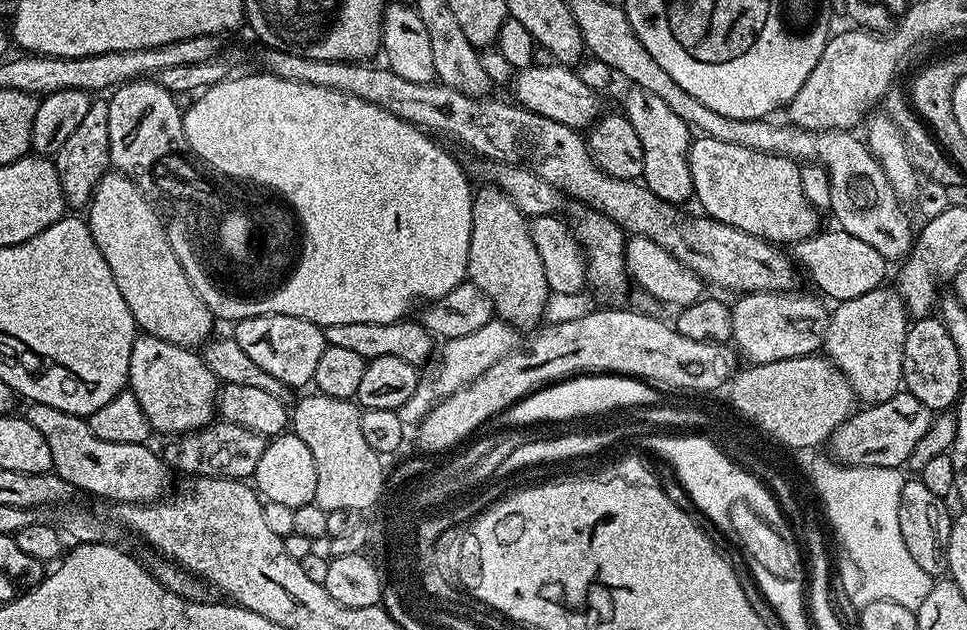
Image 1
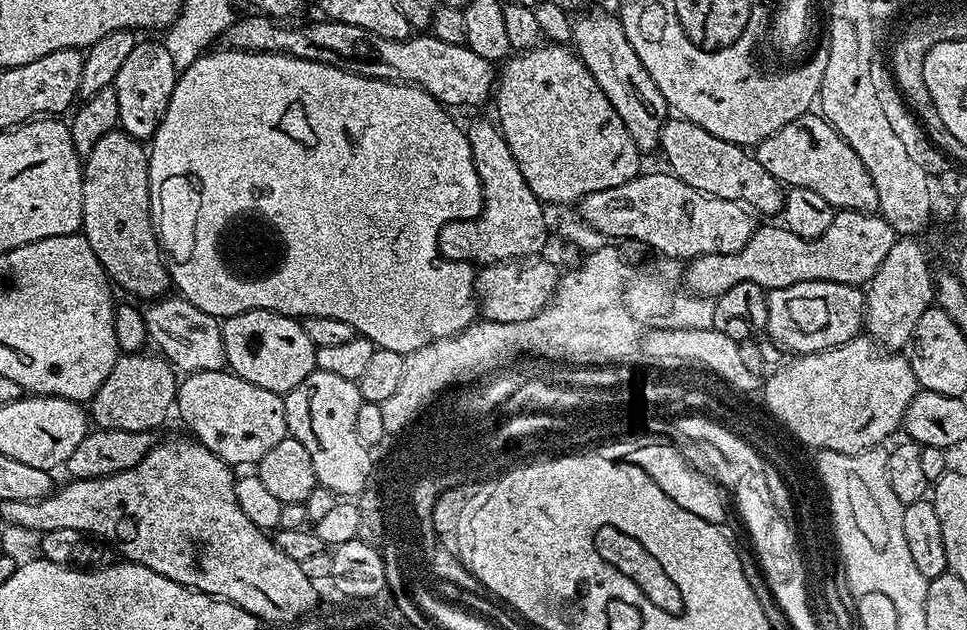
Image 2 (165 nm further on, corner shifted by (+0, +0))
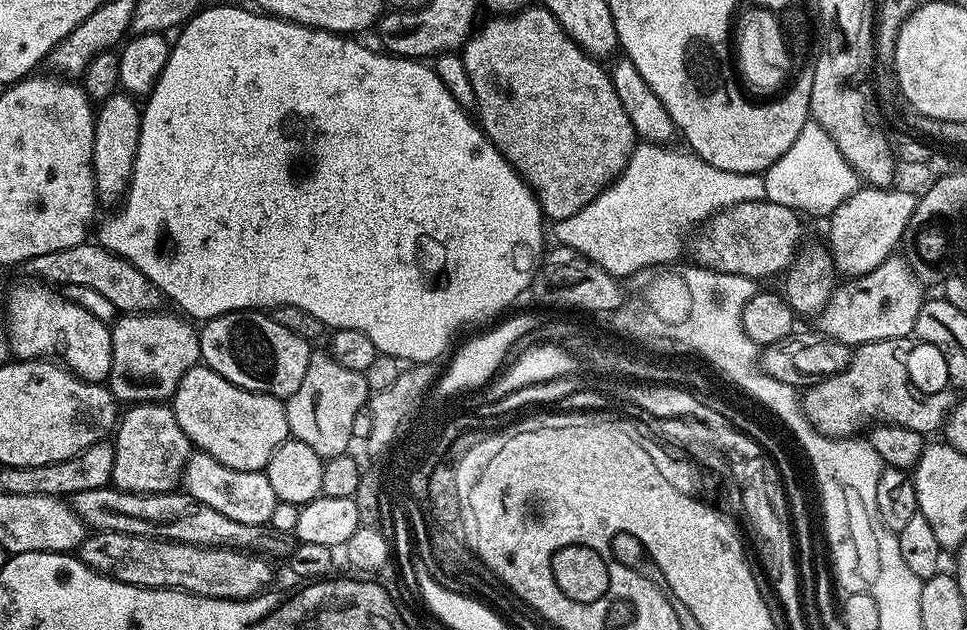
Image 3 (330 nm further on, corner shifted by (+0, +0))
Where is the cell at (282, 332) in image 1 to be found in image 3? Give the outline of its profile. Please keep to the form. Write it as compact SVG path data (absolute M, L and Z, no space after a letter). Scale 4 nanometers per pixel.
M260 310L227 312L215 316L199 329L200 359L234 386L267 396L287 398L302 386L306 366L310 366L313 345L298 338L294 330L278 326L271 315Z

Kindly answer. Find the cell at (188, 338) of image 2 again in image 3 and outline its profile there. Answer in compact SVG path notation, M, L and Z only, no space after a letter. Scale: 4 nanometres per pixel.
M90 240L67 250L39 255L28 260L24 266L27 271L38 275L35 277L58 286L91 286L113 302L117 311L124 314L157 311L161 307L160 302L164 300L157 287L129 260L114 255L98 242Z

